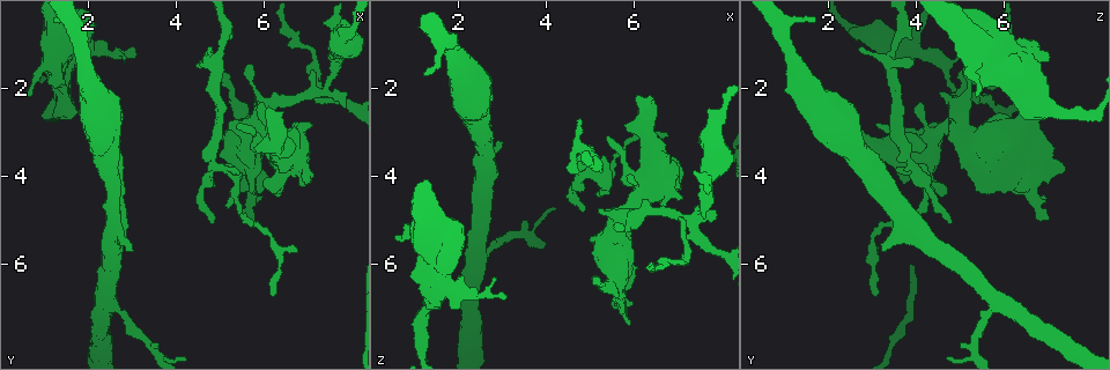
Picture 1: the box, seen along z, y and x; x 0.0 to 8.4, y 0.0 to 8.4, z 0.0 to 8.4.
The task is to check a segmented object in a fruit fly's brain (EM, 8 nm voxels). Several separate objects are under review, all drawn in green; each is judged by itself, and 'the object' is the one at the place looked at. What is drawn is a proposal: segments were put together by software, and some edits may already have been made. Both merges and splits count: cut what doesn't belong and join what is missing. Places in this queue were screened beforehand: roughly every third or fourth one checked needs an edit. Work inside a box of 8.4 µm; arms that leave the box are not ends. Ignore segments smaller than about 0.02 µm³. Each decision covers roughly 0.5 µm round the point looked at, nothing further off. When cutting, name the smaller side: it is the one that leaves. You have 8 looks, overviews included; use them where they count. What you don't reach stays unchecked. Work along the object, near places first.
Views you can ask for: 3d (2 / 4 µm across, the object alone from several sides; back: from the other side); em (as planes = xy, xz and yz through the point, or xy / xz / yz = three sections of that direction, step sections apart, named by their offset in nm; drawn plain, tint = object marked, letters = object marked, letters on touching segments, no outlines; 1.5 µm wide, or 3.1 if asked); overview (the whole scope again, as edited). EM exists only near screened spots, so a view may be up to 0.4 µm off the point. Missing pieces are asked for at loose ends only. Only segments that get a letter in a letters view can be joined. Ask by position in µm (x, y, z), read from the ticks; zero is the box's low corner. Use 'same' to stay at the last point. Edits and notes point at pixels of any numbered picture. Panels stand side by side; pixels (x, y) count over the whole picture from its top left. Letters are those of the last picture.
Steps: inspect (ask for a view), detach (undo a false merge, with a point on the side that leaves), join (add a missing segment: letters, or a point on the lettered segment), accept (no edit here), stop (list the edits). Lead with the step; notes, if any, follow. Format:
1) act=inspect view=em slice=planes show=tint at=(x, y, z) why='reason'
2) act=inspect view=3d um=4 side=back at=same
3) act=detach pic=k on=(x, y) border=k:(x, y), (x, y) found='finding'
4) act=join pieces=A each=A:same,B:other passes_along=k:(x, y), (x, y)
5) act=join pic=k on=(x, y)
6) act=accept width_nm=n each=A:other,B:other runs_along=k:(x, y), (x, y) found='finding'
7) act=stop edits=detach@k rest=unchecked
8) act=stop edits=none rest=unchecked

act=inspect view=3d um=2 at=(7.60, 1.45, 4.70) why='thick turns thin'

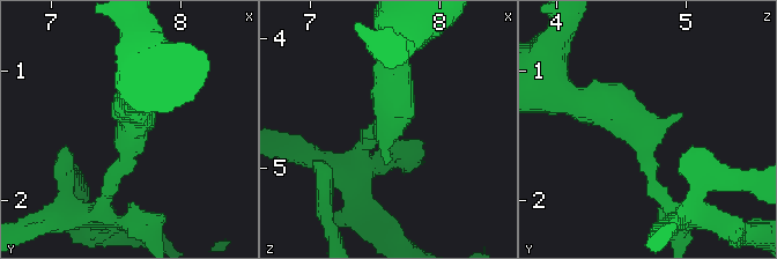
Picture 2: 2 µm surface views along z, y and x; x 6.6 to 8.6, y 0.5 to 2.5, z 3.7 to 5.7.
act=inspect view=em slice=planes show=tint at=(7.60, 1.48, 4.62) arm_widths_nm=190,300

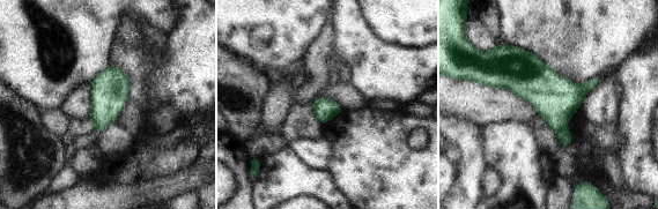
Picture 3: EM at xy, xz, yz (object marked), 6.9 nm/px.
act=inspect view=em slice=planes show=letters at=same

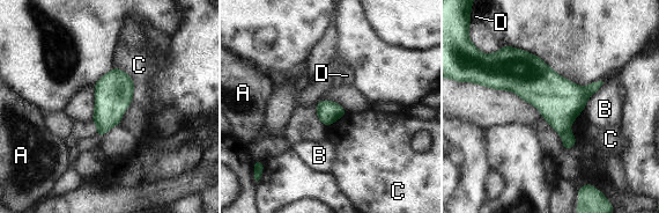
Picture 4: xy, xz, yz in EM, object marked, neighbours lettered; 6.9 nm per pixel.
act=detach pic=4 on=(560, 101) each=A:other,B:other,C:other,D:other border=4:(569, 127), (561, 134) found='a second neuron is stuck on'

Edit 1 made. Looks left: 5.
act=inspect view=em slice=yz step=8 show=letters at=(5.40, 3.85, 3.65) why='free end'

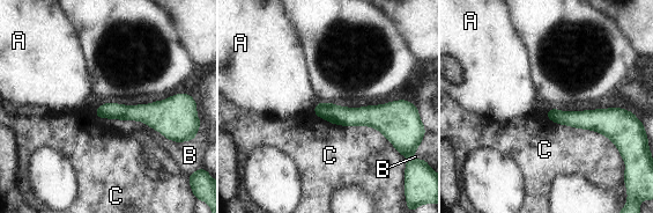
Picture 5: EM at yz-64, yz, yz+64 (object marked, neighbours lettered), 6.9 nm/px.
act=inspect view=em slice=planes show=letters at=same why='another direction'

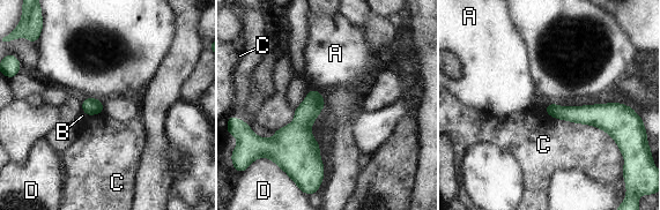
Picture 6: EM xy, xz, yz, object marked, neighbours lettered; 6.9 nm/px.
act=accept longest_contact=C:550nm each=A:other,B:other,C:other,D:other found='none of them fits'

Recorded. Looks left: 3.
act=inspect view=3d um=2 at=(5.55, 5.05, 6.95) why='branch stops here'

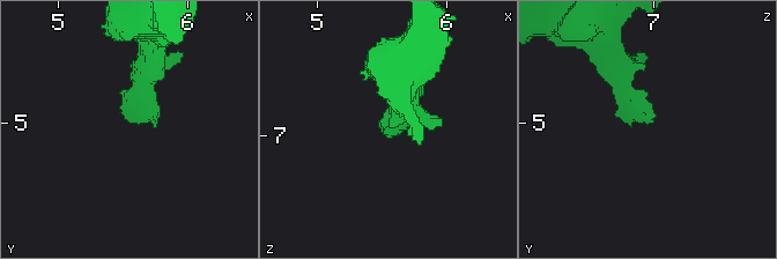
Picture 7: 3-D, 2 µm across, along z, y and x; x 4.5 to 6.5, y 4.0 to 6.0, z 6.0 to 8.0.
act=inspect view=em slice=yz step=8 show=tint at=(5.60, 5.00, 7.00) why='need the tissue'

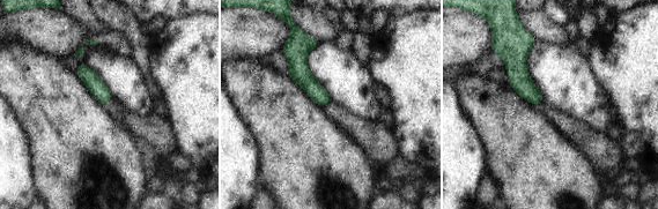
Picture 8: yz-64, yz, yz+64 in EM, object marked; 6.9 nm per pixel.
act=inspect view=em slice=planes show=letters at=same

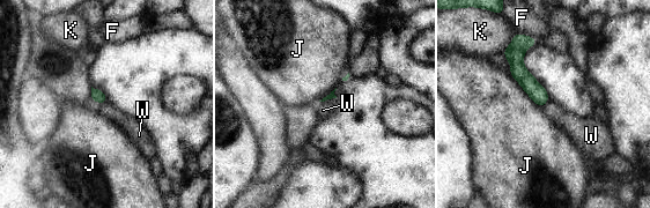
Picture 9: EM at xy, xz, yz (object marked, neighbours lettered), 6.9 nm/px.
act=accept each=F:other,J:other,K:other,W:other runs_along=9:(526, 39), (517, 69), (541, 102) found='none of them fits'

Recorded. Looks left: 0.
act=stop edits=detach@4 rest=unchecked

